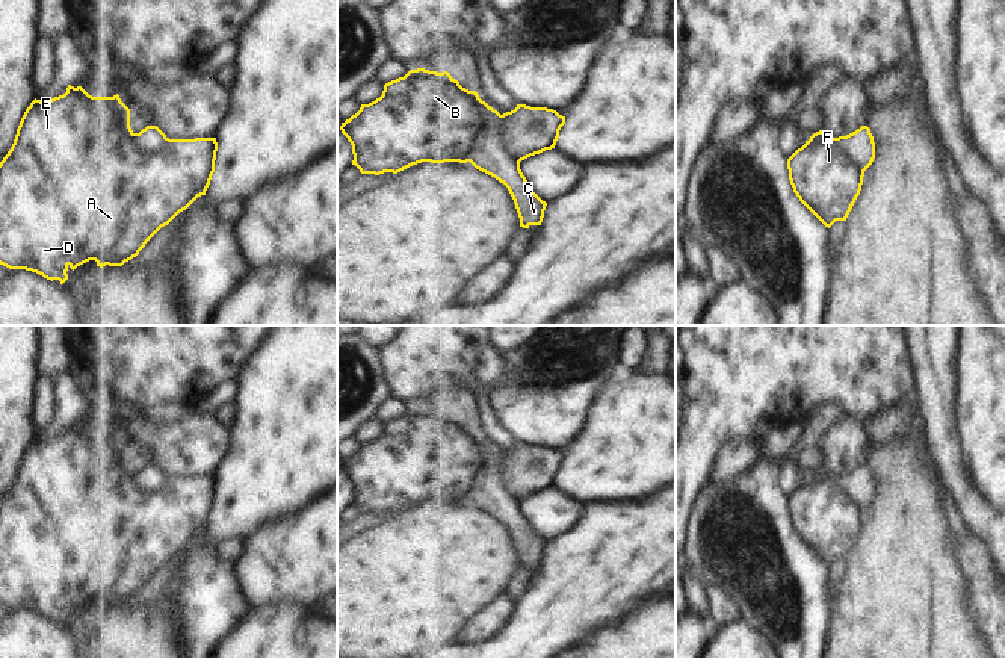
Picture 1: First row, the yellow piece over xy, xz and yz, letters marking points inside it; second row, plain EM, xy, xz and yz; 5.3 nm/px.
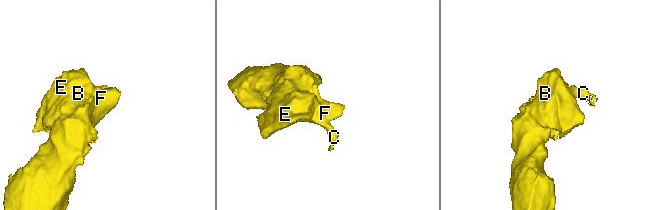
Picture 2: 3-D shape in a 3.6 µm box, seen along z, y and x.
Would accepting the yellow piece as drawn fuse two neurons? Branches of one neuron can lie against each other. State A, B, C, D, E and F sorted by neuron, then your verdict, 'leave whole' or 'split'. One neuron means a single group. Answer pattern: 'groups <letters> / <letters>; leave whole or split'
groups A B D E F / C; split

